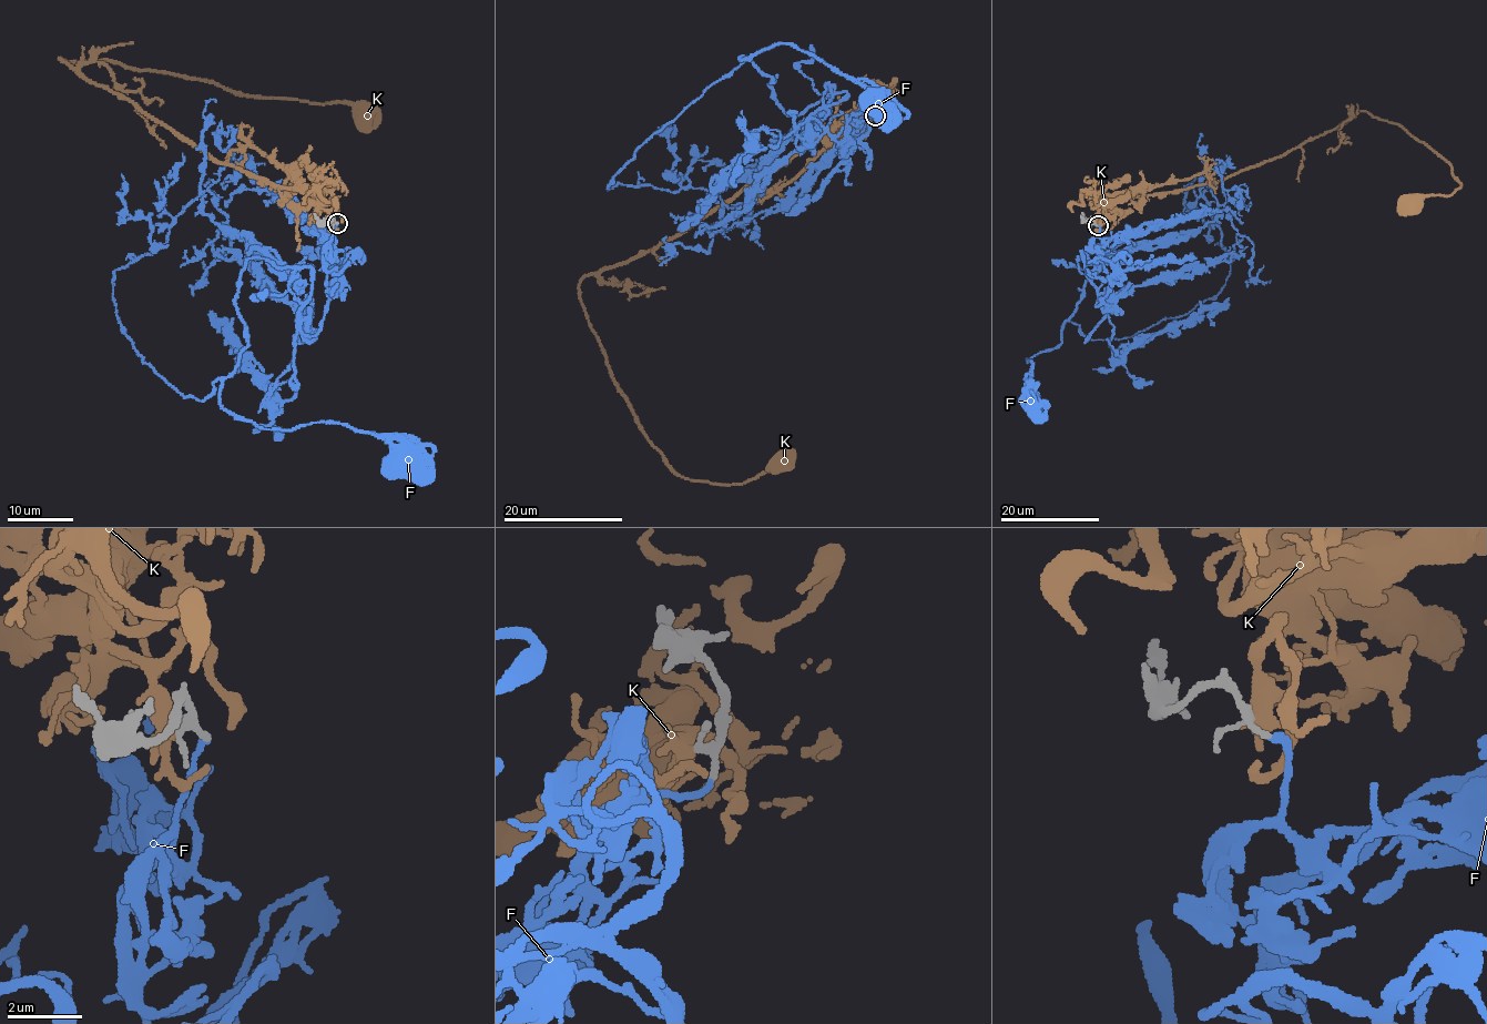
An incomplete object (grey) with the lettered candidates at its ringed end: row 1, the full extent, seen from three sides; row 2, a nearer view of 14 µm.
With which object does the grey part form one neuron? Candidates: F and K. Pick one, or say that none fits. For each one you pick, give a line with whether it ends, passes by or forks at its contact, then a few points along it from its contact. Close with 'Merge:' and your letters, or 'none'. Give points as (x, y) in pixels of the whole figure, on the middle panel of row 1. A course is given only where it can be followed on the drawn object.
F: it ends | via (875, 114), (832, 137), (810, 115), (824, 83), (790, 117), (739, 57), (796, 44), (873, 81), (878, 101)
Merge: F

